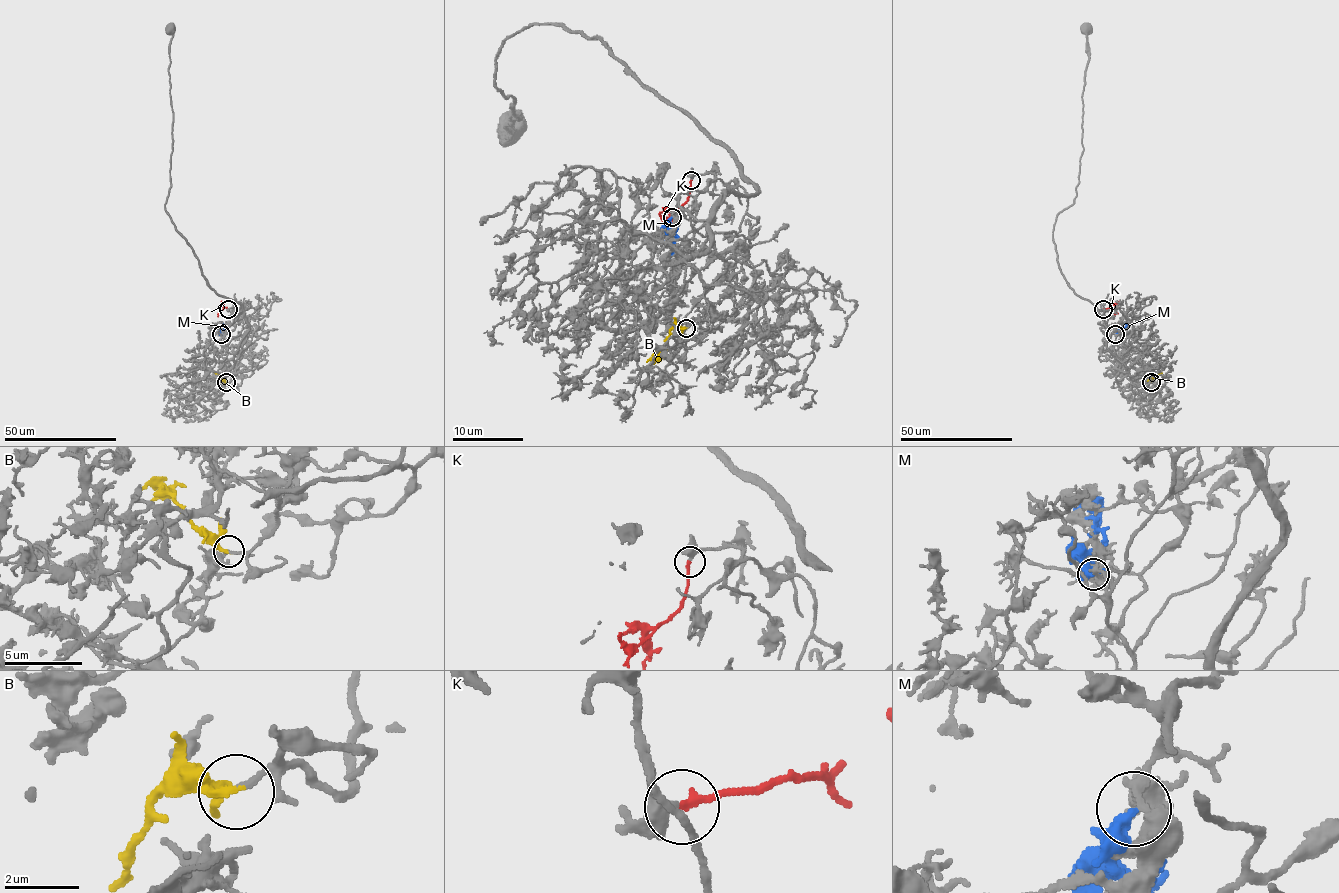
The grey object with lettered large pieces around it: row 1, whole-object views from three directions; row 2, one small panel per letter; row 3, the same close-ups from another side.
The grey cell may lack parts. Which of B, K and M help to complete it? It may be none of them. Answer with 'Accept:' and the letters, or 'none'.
Accept: B, K

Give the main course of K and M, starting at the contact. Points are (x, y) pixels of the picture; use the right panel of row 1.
K: (1103, 309), (1111, 308), (1115, 311), (1113, 316)
M: (1115, 334), (1130, 325)

